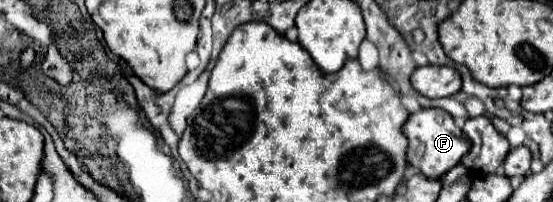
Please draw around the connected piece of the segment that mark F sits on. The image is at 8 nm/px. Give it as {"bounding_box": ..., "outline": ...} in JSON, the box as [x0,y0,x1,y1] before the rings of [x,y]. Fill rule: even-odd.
{"bounding_box":[404,109,470,177],"outline":[[[422,109],[412,113],[404,125],[404,135],[408,137],[408,163],[418,167],[426,177],[442,177],[448,169],[452,169],[470,149],[468,135],[454,123],[454,117],[444,109]],[[420,147],[420,155],[418,155]]]}

